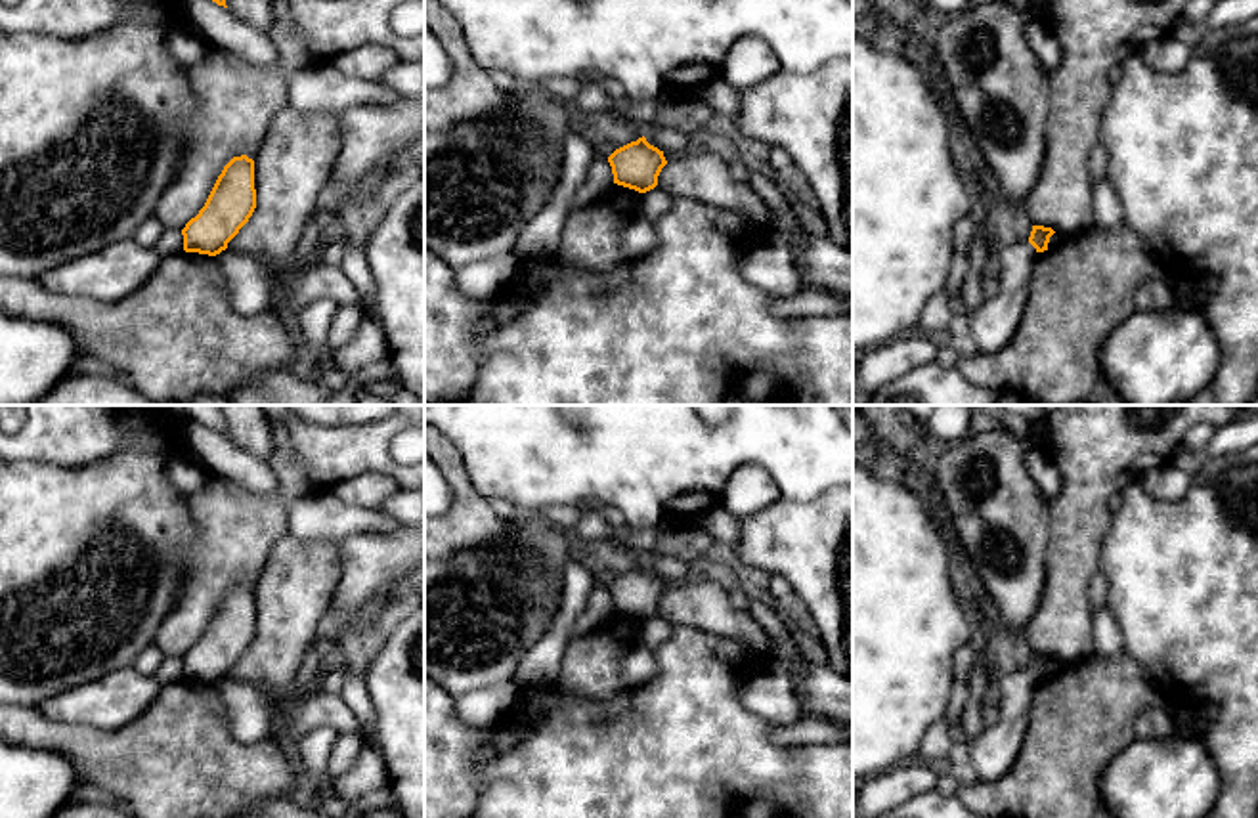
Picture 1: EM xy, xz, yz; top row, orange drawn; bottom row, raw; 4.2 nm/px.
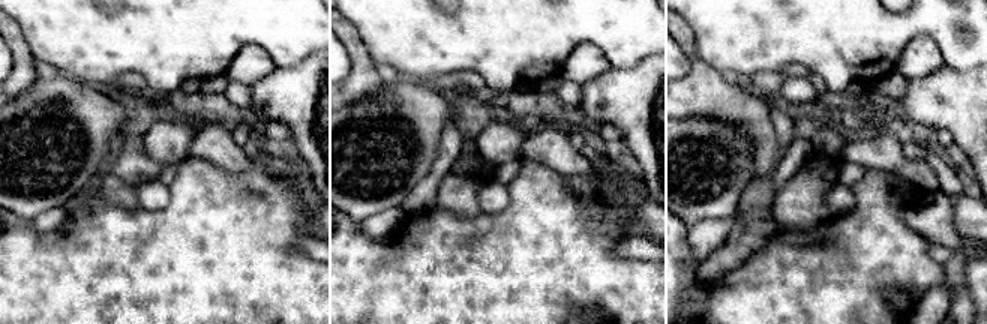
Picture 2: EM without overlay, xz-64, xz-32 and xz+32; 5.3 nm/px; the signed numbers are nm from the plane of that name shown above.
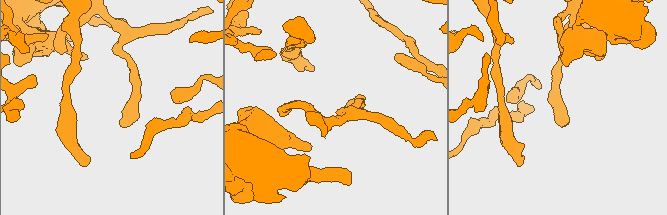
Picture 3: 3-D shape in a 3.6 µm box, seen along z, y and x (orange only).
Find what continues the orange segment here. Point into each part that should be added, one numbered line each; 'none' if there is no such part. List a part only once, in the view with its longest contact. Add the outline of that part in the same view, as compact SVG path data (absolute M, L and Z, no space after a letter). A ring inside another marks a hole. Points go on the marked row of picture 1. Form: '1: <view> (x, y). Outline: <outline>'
none

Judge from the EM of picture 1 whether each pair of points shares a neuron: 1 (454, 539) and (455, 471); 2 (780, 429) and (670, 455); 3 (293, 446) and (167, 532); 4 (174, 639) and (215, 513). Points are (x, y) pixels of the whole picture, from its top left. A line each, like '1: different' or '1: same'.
1: same
2: same
3: different
4: same

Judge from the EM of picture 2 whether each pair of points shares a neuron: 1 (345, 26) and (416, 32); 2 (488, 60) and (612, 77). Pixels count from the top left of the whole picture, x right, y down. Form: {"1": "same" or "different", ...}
{"1": "different", "2": "different"}

